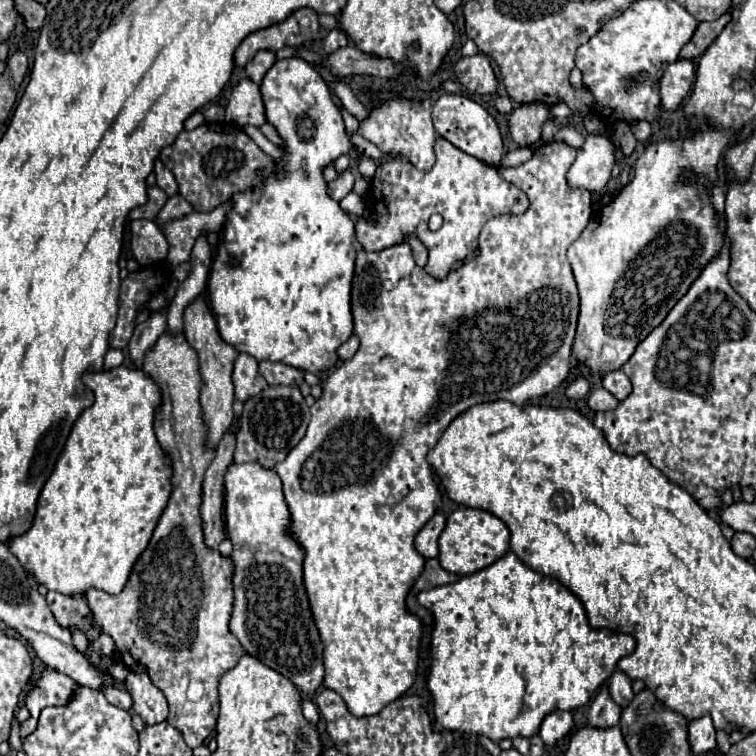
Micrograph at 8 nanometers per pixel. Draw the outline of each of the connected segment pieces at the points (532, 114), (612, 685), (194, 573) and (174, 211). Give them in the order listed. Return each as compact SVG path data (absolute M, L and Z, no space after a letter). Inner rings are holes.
M531 103L517 107L509 117L509 131L517 147L531 147L541 139L541 127L551 117L547 105Z
M615 671L609 679L609 693L611 693L611 699L621 707L625 709L629 705L629 701L633 699L633 691L631 691L631 679L623 673L623 671Z
M163 333L163 337L147 351L143 359L143 371L155 381L161 393L161 405L155 411L155 435L163 449L163 453L171 461L171 495L167 501L165 511L159 517L159 523L153 531L153 537L147 549L141 553L139 561L135 563L131 577L125 589L119 595L109 595L97 589L89 589L85 593L87 605L93 613L95 623L113 637L121 661L131 671L145 671L151 681L165 693L169 701L169 723L179 729L185 737L185 743L191 749L197 749L205 743L205 739L215 730L219 714L218 689L219 679L227 669L233 669L243 649L239 641L229 631L229 617L233 609L233 563L227 557L221 557L217 551L211 551L203 543L201 531L201 483L207 465L213 459L213 451L205 447L205 425L201 419L201 405L199 405L199 365L197 355L189 347L183 335L171 337Z
M169 197L169 201L165 203L165 207L159 211L159 215L157 215L157 223L159 225L163 225L165 221L171 221L171 219L179 219L179 217L183 217L183 215L187 215L187 213L191 213L193 209L191 209L191 205L183 199L183 197Z

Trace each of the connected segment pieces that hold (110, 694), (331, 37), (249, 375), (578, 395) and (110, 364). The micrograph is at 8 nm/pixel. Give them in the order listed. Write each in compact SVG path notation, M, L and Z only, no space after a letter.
M105 687L103 695L107 697L107 701L115 707L121 707L125 711L129 711L133 707L133 701L131 701L131 695L127 691L115 691L113 687Z
M333 29L333 31L329 31L329 35L325 37L323 47L325 47L325 53L333 53L335 49L345 47L347 43L349 43L349 41L347 41L347 35L345 35L341 29Z
M239 353L239 357L235 359L233 385L235 385L235 399L239 401L247 401L249 397L261 393L267 387L265 379L259 375L257 361L251 355Z
M580 377L568 386L565 394L569 399L579 401L589 393L590 389L589 381L584 377Z
M109 349L105 355L105 365L103 369L117 369L123 363L123 353L117 349Z

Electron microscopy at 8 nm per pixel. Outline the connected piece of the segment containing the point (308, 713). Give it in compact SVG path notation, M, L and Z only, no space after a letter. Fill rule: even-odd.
M303 699L301 701L301 709L303 709L303 715L305 715L305 719L309 723L317 723L319 721L319 709L311 699Z

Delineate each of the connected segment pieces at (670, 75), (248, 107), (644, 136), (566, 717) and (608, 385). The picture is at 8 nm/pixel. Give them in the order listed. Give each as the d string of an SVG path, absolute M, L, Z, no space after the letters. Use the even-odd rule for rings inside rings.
M679 59L673 65L669 65L659 81L659 95L661 95L661 109L667 113L677 111L693 83L695 71L693 63L689 59Z
M241 79L239 85L231 91L225 121L245 127L255 125L261 127L265 123L265 111L263 111L263 99L259 93L259 85L255 85L249 79Z
M636 121L631 124L631 130L637 141L646 142L652 134L651 125L647 121Z
M553 711L541 723L539 735L545 745L555 745L571 731L571 727L573 727L573 717L569 711Z
M611 371L603 377L603 387L619 401L631 395L631 381L623 371Z

